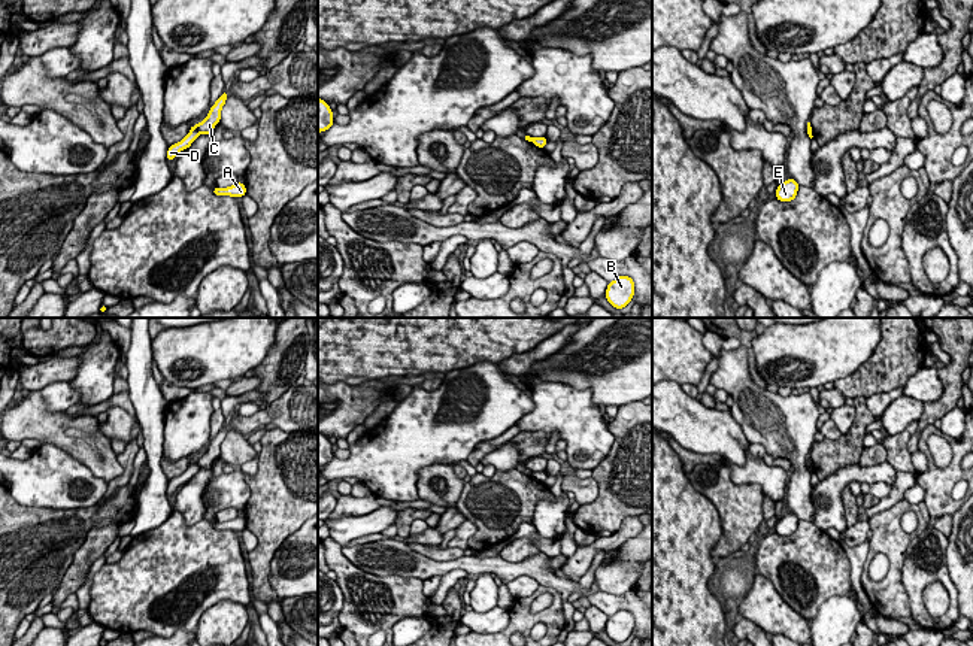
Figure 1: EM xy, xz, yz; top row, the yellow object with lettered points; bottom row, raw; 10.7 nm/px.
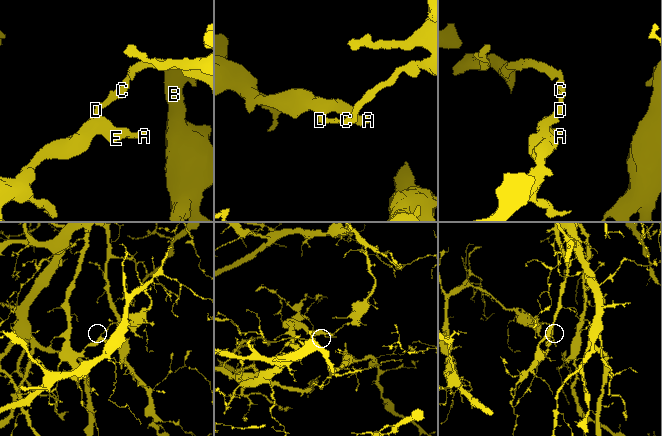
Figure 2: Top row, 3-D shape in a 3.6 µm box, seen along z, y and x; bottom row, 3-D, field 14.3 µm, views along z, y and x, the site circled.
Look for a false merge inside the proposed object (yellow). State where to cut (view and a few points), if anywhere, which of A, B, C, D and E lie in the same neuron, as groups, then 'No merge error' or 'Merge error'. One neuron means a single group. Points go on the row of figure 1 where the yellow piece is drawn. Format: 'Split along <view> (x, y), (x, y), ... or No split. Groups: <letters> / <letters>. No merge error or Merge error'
Split along xy (196, 126), (199, 133). Groups: A B D E / C. Merge error

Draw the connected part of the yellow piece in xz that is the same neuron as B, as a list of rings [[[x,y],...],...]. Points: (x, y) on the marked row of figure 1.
[[[618,276],[615,280],[609,282],[604,295],[613,307],[622,309],[631,301],[634,291],[631,277]]]

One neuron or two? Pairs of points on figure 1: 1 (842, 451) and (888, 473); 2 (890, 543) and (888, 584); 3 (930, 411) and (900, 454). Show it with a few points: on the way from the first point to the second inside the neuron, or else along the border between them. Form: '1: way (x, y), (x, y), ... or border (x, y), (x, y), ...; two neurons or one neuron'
1: border (858, 461), (843, 466), (827, 476); two neurons
2: way (894, 554), (894, 573); one neuron
3: border (918, 421), (918, 428), (908, 442), (911, 454); two neurons

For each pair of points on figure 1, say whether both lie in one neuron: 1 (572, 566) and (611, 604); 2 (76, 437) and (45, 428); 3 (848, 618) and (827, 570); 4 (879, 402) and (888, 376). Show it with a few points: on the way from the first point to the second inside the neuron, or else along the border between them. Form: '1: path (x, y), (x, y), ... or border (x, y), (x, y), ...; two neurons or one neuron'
1: border (567, 579), (575, 582); two neurons
2: path (69, 433), (52, 428); one neuron
3: border (861, 613), (851, 594), (836, 594), (812, 618); two neurons
4: border (902, 385), (870, 394), (866, 399); two neurons

